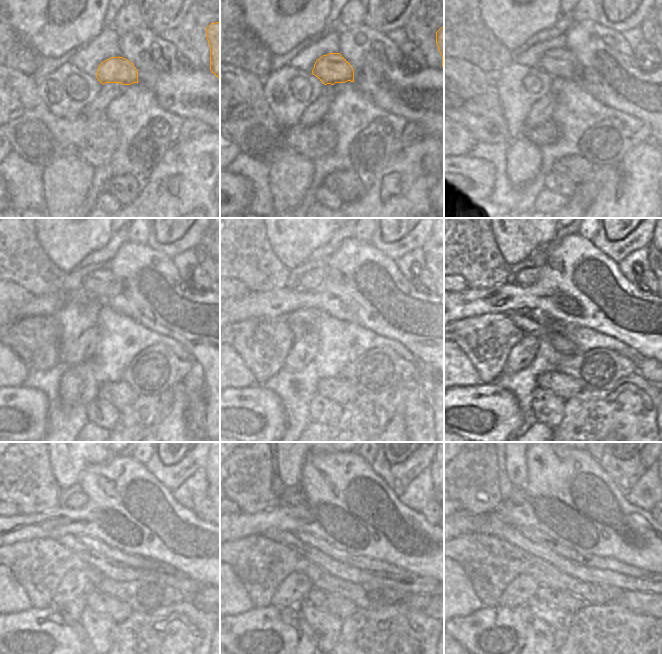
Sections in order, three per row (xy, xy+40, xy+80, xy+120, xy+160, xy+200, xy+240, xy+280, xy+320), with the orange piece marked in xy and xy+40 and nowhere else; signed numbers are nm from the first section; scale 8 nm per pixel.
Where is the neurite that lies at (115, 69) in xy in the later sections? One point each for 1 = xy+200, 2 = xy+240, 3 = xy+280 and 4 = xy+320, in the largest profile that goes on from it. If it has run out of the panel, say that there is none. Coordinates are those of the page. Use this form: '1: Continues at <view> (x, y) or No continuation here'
1: Continues at xy+200 (526, 277)
2: Continues at xy+240 (77, 500)
3: Continues at xy+280 (293, 500)
4: Continues at xy+320 (517, 496).

